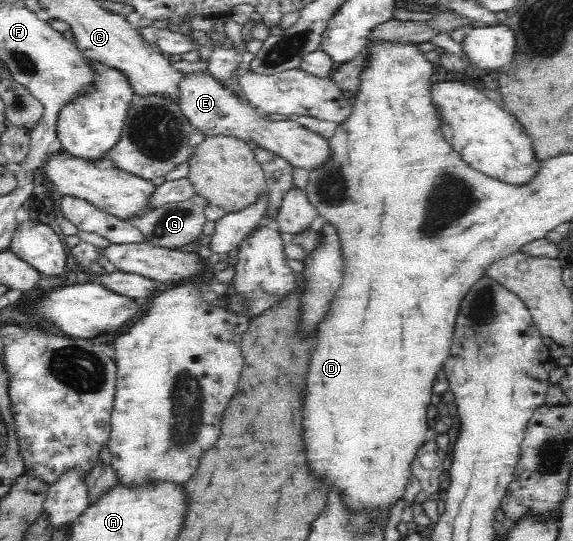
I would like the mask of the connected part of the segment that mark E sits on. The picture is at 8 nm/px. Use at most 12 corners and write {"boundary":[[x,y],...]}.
{"boundary":[[209,73],[184,74],[178,105],[209,136],[233,136],[311,170],[328,139],[267,113]]}

